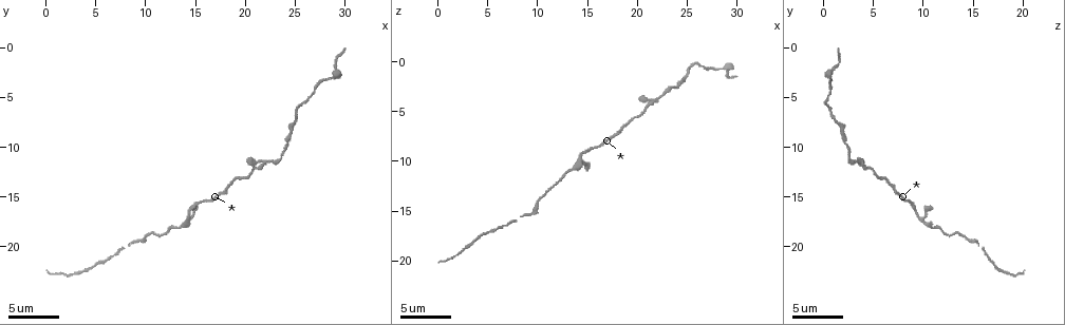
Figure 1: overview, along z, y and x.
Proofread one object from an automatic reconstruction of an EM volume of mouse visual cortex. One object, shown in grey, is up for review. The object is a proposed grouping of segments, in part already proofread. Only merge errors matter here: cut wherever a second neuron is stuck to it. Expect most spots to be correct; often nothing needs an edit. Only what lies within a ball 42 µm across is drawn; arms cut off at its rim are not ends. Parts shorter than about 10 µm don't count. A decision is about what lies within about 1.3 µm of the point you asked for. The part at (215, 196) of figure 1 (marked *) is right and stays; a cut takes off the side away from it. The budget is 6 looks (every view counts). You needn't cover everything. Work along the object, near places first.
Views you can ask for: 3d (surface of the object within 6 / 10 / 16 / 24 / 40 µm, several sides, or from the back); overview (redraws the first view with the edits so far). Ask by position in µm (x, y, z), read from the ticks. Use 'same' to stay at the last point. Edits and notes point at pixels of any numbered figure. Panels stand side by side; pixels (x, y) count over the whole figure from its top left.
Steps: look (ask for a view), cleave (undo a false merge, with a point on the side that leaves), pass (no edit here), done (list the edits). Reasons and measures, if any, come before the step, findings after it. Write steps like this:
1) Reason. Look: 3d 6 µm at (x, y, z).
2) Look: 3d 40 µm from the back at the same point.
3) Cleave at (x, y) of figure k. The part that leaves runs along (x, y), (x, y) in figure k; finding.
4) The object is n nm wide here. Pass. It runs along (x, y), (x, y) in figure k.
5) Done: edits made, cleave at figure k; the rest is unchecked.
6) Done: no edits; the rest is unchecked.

Sudden change in width. Look: 3d 10 µm at (13.6, 17.8, 10.6).

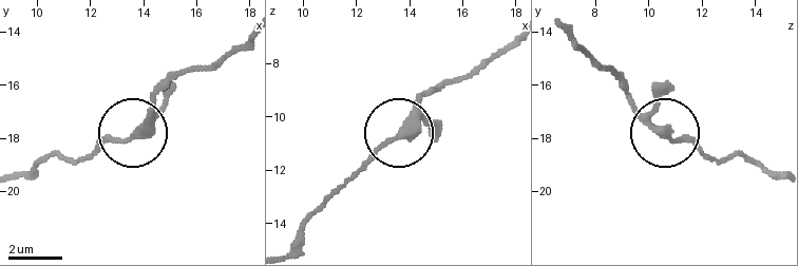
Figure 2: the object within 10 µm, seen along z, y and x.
Look: 3d 10 µm from the back at (13.8, 17.7, 10.6).

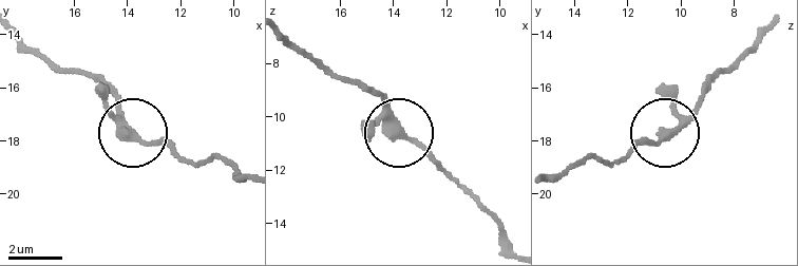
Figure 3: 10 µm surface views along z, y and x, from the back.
Pass. All the same neuron.

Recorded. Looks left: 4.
Calibre changes. Look: 3d 10 µm at (22.8, 11.4, 3.2).

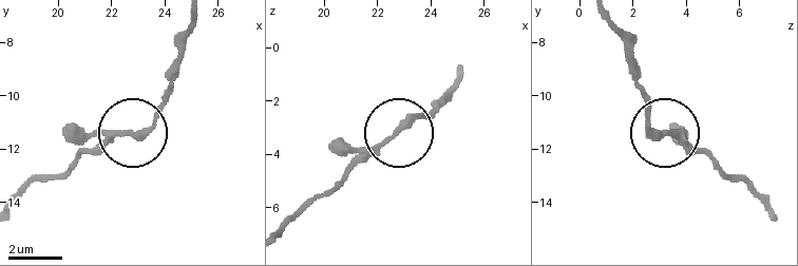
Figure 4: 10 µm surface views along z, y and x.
Look: 3d 6 µm at (22.8, 11.4, 3.1).

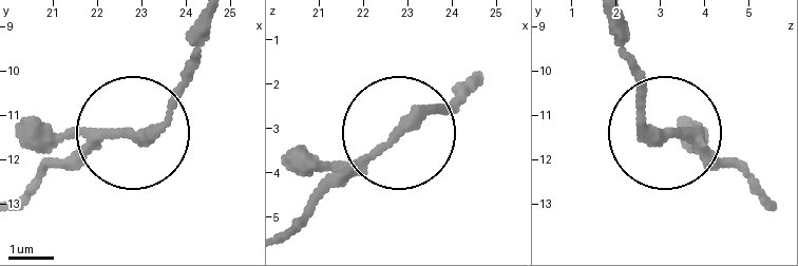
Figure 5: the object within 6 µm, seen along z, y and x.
Pass. It runs along (765, 201), (698, 144), (660, 129), (633, 68) in figure 5; continuous, no second neuron.

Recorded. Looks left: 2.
Look: 3d 6 µm at (25.0, 7.2, 1.2).

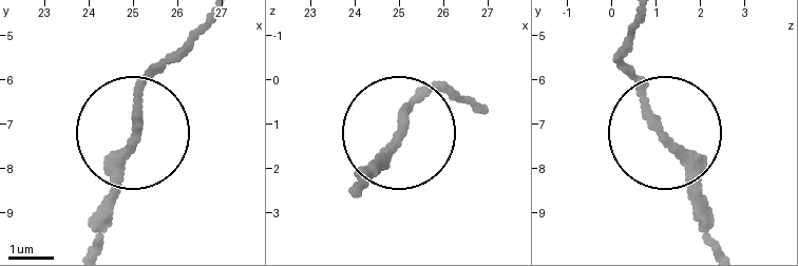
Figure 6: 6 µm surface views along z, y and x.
Pass. It runs along (354, 185), (433, 83) in figure 6; all the same neuron.

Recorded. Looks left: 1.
Done: no edits; the rest is unchecked.

